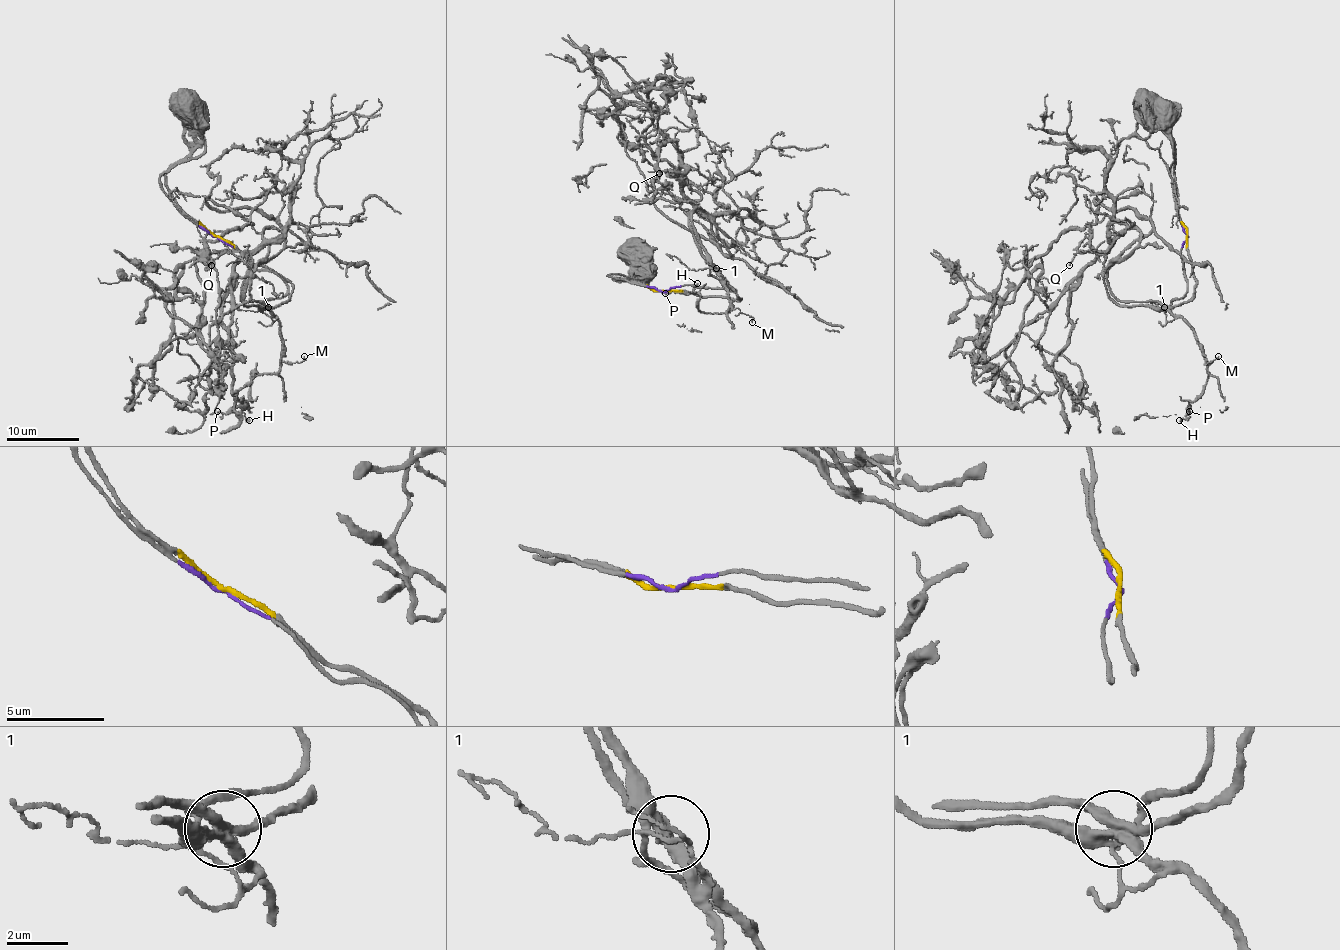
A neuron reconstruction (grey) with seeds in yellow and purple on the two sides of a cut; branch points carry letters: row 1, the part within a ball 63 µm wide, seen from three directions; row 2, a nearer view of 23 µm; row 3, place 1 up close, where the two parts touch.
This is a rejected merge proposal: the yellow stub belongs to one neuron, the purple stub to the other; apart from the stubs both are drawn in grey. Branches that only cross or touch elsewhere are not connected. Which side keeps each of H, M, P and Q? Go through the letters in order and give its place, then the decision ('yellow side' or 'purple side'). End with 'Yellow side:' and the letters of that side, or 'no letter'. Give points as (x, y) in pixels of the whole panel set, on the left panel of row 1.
H: place (249, 420); purple side
M: place (304, 356); purple side
P: place (217, 411); purple side
Q: place (211, 265); yellow side
Yellow side: Q

